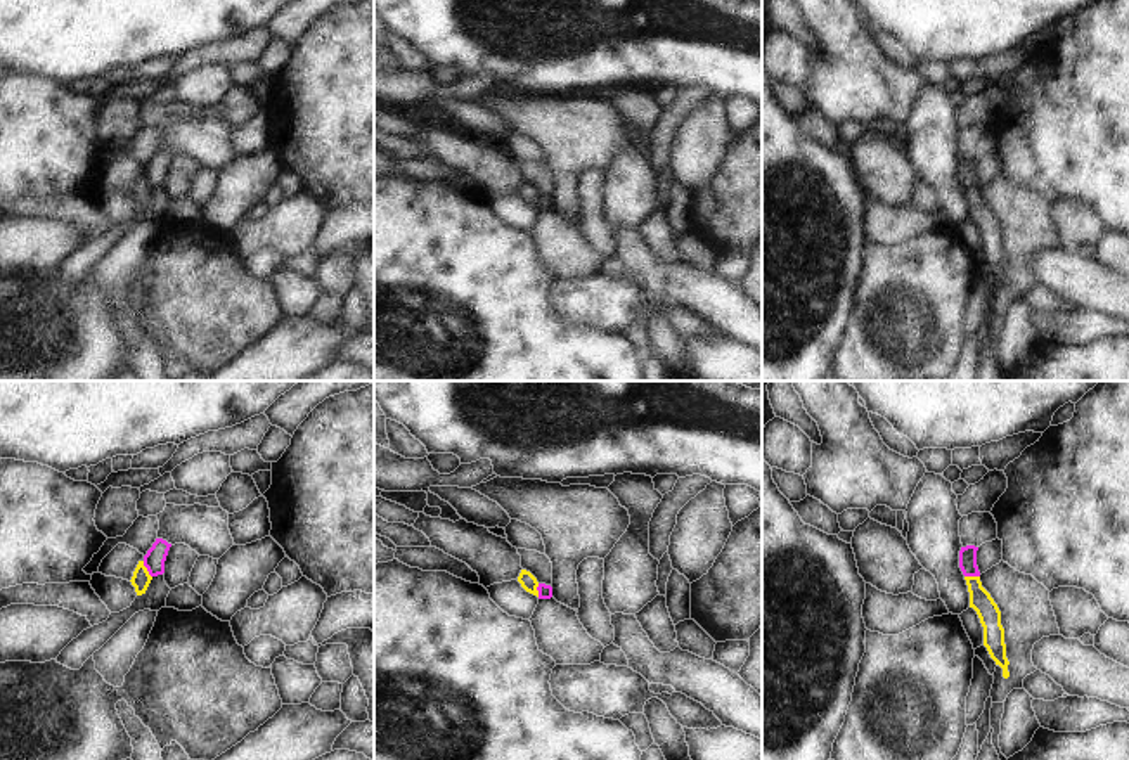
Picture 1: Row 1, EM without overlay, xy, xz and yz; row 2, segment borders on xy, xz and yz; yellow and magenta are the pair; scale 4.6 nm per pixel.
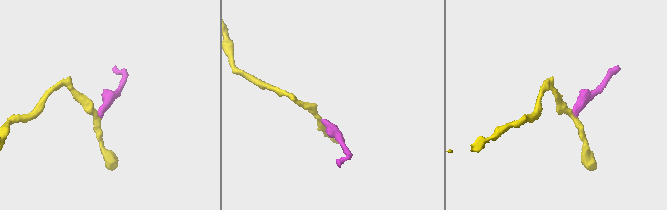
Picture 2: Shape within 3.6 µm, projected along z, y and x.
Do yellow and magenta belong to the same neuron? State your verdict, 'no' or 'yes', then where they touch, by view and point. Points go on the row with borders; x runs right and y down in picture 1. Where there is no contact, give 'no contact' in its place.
no; meets yellow in xy at (146, 570)

